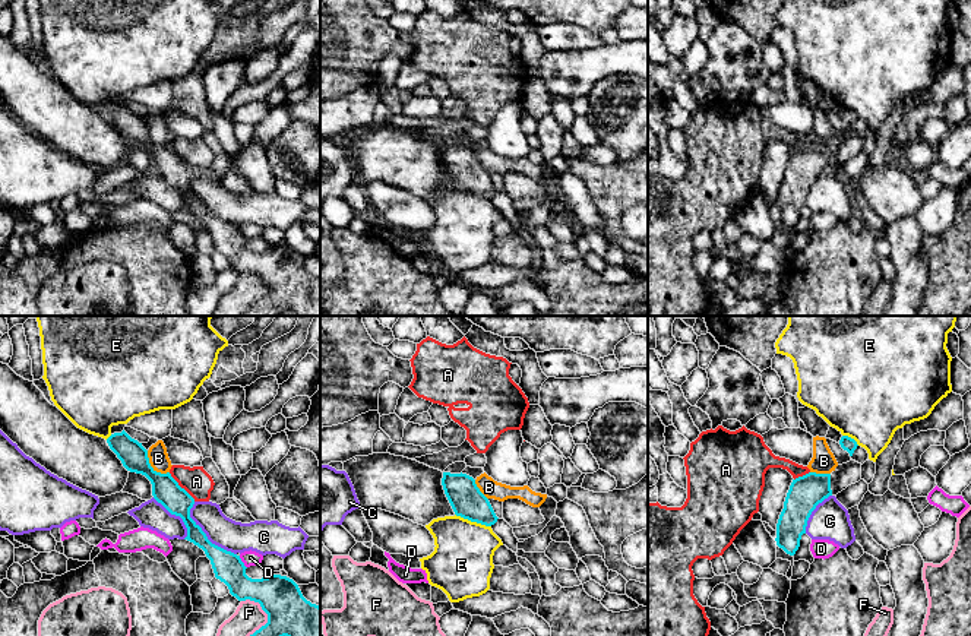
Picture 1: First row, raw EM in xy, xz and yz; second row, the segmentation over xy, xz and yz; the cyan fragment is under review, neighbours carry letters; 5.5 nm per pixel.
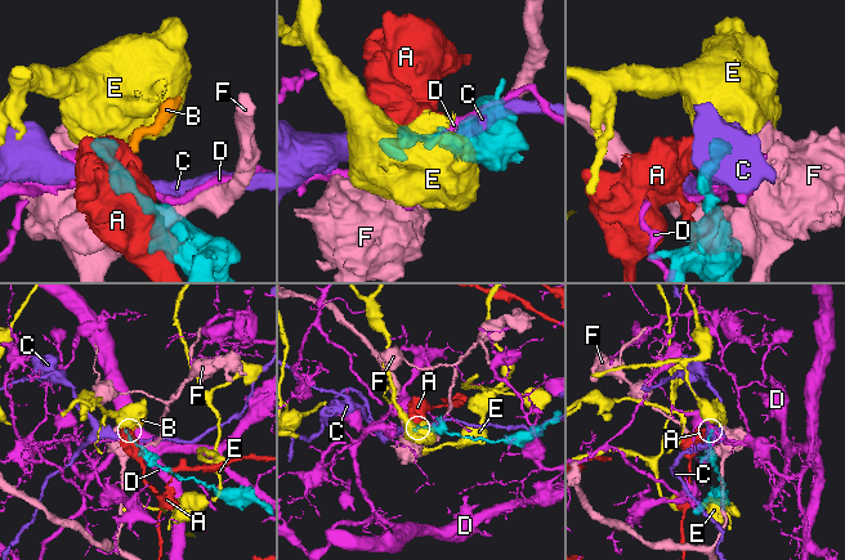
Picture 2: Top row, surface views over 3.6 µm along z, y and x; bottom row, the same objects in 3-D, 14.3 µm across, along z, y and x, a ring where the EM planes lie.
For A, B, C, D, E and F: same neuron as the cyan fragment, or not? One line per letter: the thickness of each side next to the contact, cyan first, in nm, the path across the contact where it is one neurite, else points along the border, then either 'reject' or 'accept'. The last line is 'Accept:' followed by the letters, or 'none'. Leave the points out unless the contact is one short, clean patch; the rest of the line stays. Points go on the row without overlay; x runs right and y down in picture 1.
A: 160 nm thick on the cyan side, 160 nm on the other; reject
B: 160 nm thick on the cyan side, 110 nm on the other; border along xy (146, 123), (149, 136), (157, 144), (168, 145); reject
C: 160 nm thick on the cyan side, 170 nm on the other; reject
D: 200 nm thick on the cyan side, 80 nm on the other; border along xy (239, 228), (246, 240); reject
E: 180 nm thick on the cyan side, 340 nm on the other; border along xz (455, 186), (490, 199); reject
F: 260 nm thick on the cyan side, 160 nm on the other; reject
Accept: none

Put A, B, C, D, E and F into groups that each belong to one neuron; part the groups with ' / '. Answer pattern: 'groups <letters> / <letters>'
groups A / B / C / D / E / F

